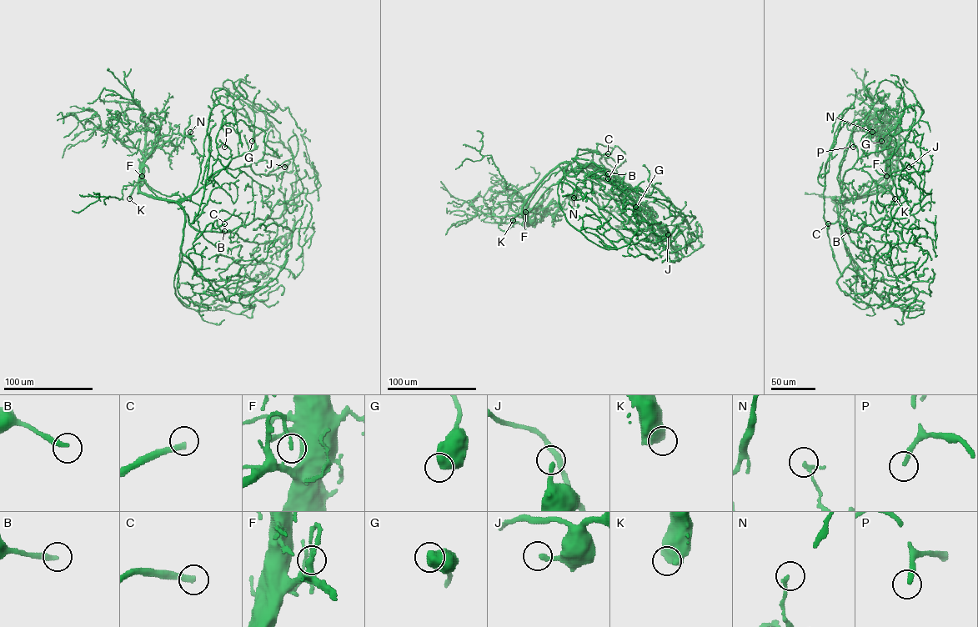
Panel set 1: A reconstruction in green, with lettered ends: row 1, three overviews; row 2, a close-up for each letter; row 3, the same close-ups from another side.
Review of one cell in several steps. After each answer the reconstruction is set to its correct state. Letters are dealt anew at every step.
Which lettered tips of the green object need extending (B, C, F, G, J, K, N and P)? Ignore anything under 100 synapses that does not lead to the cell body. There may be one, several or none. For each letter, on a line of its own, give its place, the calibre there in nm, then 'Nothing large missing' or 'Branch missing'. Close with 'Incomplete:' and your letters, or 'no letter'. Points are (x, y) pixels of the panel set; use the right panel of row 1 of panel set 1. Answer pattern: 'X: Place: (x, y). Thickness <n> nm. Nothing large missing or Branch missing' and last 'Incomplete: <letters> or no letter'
B: Place: (848, 231). Thickness 280 nm. Nothing large missing
C: Place: (828, 223). Thickness 320 nm. Branch missing
F: Place: (886, 176). Thickness 130 nm. Nothing large missing
G: Place: (881, 141). Thickness 700 nm. Nothing large missing
J: Place: (909, 167). Thickness 220 nm. Nothing large missing
K: Place: (895, 198). Thickness 650 nm. Branch missing
N: Place: (872, 132). Thickness 180 nm. Nothing large missing
P: Place: (853, 147). Thickness 260 nm. Branch missing
Incomplete: C, K, P

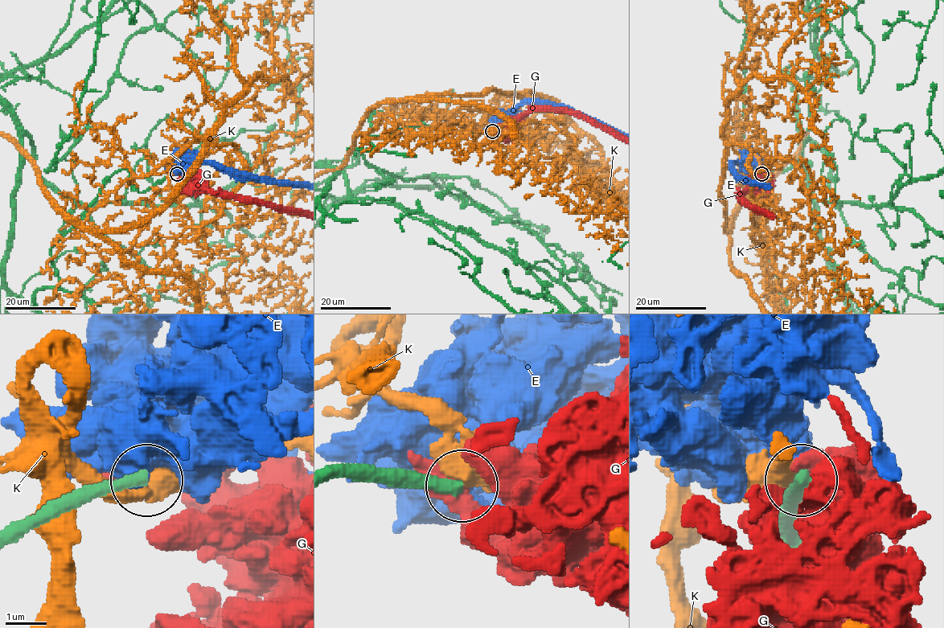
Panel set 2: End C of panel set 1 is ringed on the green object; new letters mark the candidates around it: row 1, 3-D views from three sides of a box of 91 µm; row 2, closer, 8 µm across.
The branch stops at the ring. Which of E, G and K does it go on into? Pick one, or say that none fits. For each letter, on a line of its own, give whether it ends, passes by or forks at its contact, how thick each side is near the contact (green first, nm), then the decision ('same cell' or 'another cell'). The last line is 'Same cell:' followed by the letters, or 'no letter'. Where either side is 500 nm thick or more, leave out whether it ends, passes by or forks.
E: calibres 320 and 650 nm; another cell
G: calibres 360 and 600 nm; another cell
K: calibres 360 and 600 nm; another cell
Same cell: no letter

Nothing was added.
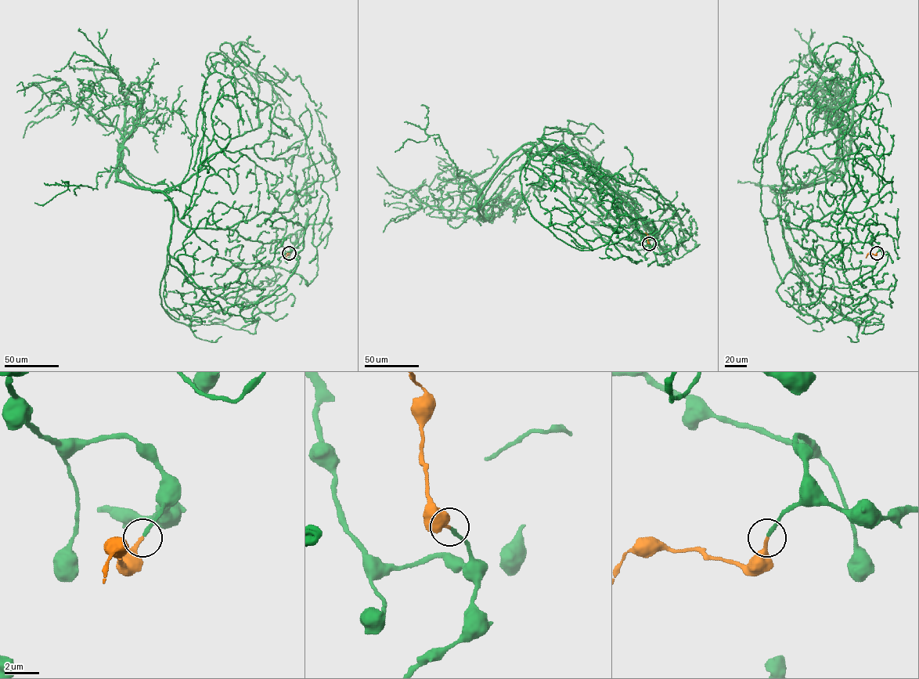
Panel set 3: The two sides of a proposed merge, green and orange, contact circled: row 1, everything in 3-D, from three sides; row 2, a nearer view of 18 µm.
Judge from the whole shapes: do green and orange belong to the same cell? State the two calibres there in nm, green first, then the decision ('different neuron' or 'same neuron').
220 nm thick on the green side, 220 nm on the other; same neuron

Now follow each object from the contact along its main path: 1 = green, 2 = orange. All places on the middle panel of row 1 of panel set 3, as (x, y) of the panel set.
1: (649, 243), (588, 172), (521, 146), (574, 153), (542, 140), (545, 127), (569, 129), (618, 182), (649, 182)
2: (649, 243), (645, 232)

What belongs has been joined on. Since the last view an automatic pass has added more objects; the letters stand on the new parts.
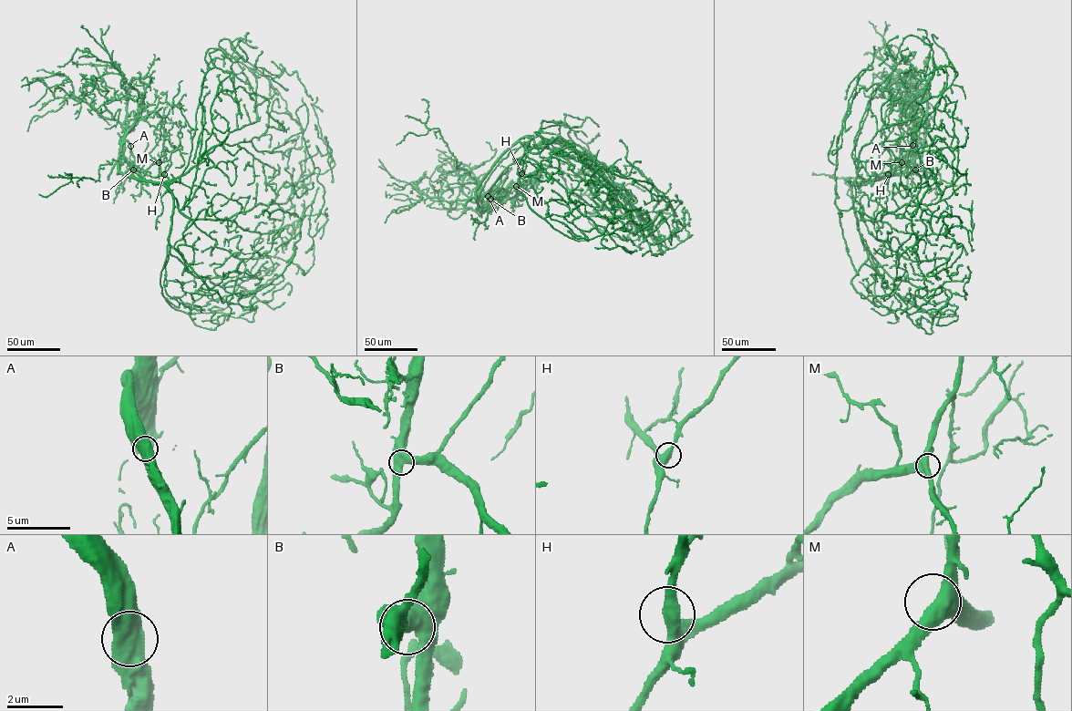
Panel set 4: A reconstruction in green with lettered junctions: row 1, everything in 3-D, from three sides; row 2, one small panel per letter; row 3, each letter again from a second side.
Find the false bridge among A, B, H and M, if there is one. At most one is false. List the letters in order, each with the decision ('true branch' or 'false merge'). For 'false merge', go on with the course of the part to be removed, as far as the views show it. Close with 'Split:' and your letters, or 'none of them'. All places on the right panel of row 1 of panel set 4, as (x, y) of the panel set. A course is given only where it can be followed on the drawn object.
A: true branch
B: true branch
H: true branch
M: true branch
Split: none of them

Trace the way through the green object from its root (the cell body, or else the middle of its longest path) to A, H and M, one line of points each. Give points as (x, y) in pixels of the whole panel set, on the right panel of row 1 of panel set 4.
A: (853, 185), (900, 174), (910, 160), (912, 140), (912, 146)
H: (853, 185), (900, 174), (910, 160), (912, 140), (915, 169), (905, 176), (907, 164), (901, 163), (888, 174)
M: (853, 185), (900, 174), (910, 160), (912, 140), (915, 169), (905, 176), (907, 164), (901, 162)

